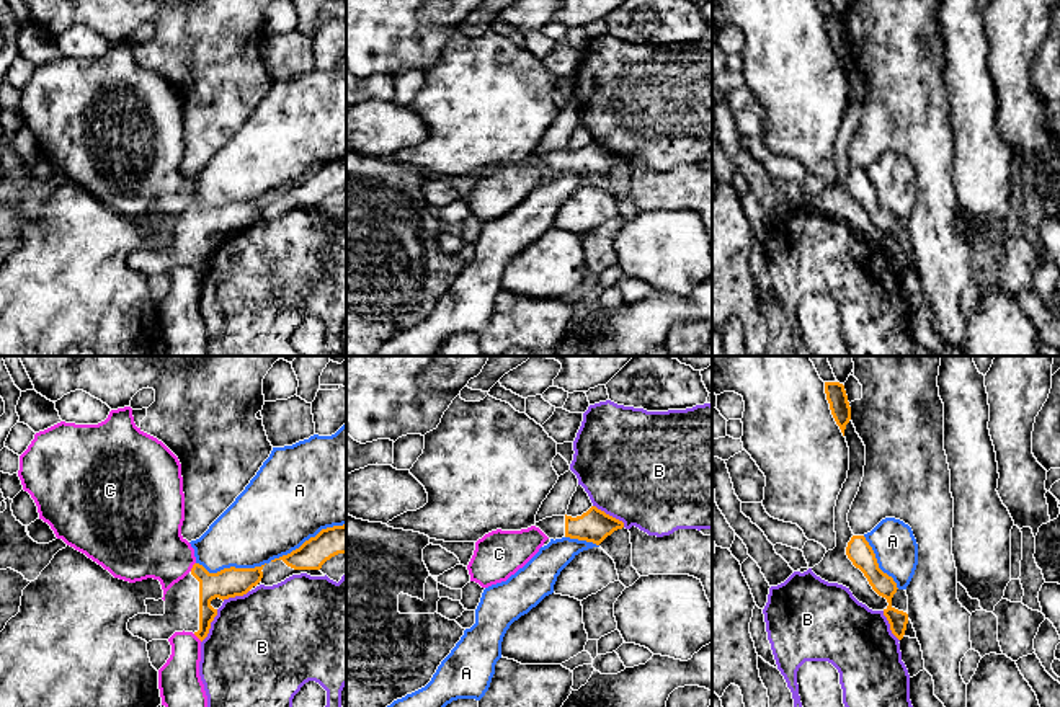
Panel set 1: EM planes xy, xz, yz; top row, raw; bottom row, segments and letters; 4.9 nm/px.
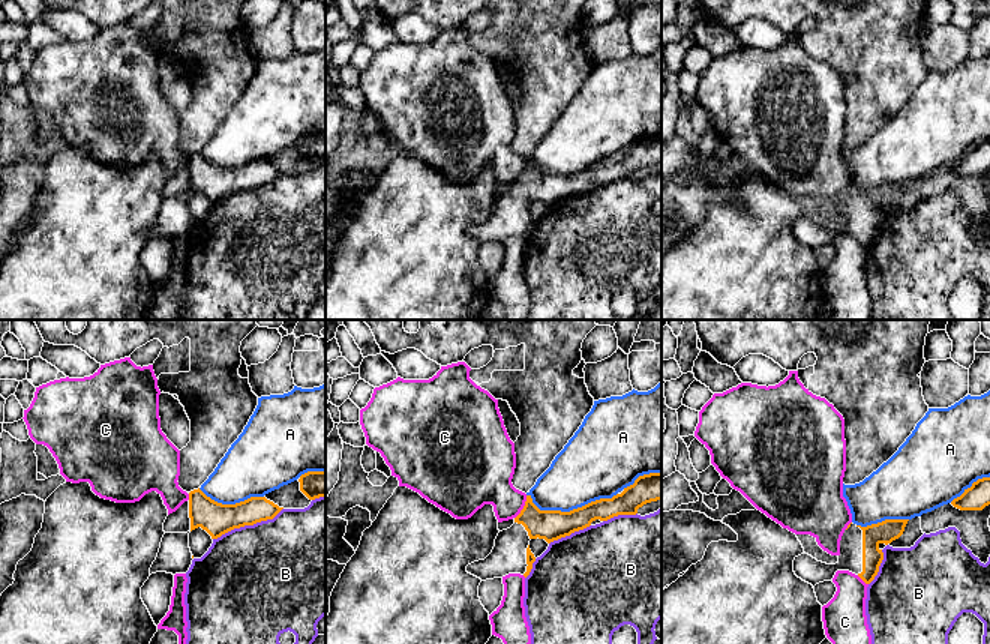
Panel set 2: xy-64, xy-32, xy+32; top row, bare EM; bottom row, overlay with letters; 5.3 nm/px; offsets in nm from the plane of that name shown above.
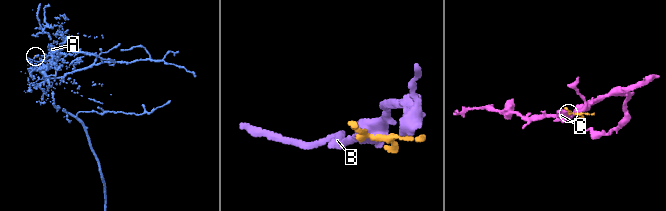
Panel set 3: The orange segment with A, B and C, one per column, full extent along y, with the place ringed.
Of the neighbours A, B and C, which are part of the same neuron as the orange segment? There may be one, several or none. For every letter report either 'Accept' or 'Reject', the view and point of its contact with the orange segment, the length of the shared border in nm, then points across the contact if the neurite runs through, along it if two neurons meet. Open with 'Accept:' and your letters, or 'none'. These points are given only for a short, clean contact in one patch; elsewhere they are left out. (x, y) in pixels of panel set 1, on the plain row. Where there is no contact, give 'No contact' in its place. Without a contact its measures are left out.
Accept: none
A: Reject. Touches orange at xy (309, 173). Shared border 420 nm
B: Reject. Touches orange at xz (608, 149). Shared border 190 nm
C: Reject. Touches orange at xy (193, 201). Shared border 50 nm

